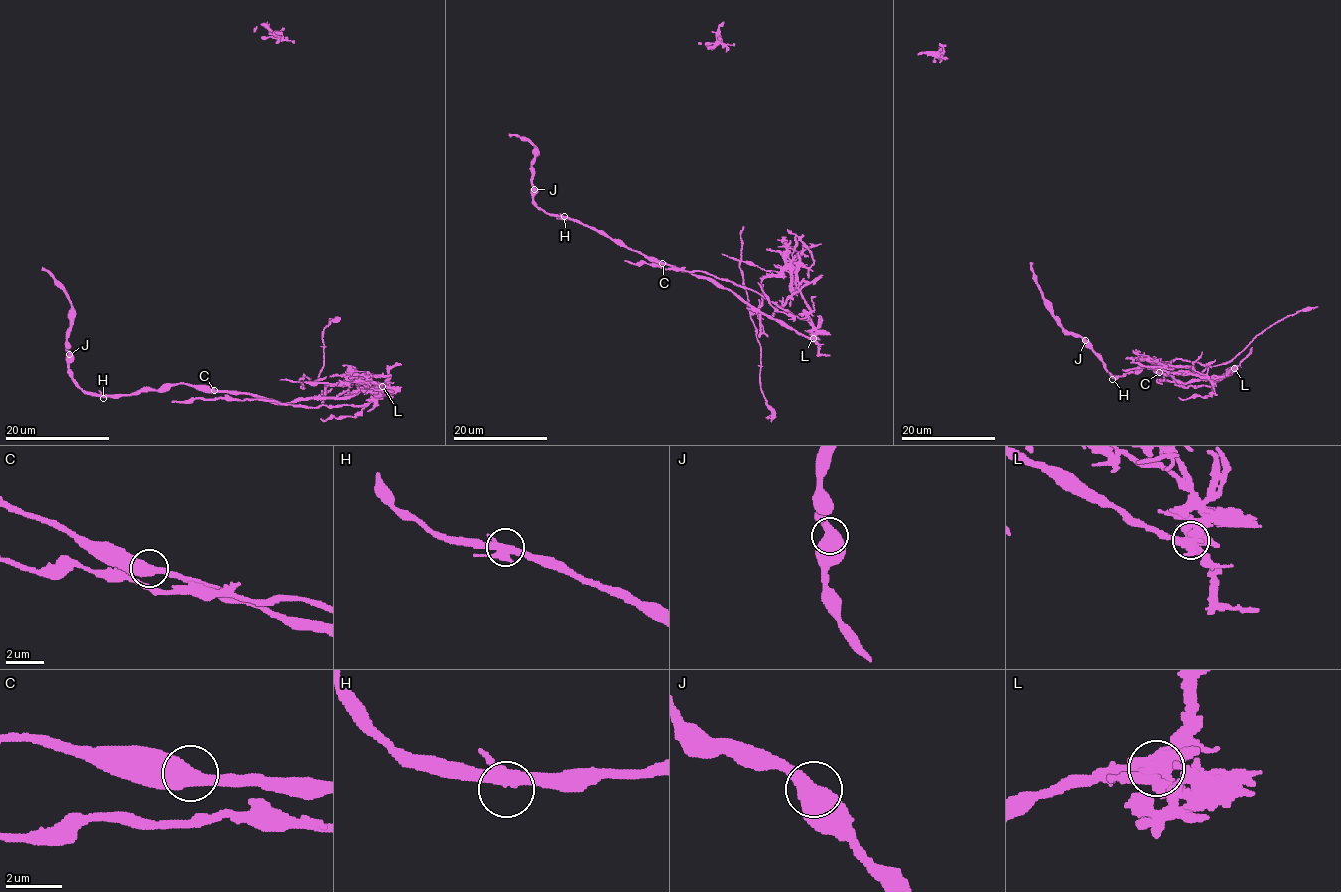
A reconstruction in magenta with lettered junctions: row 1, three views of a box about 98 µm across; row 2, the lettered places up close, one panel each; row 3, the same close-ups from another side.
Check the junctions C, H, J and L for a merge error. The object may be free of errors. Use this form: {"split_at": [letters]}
{"split_at": ["L"]}

